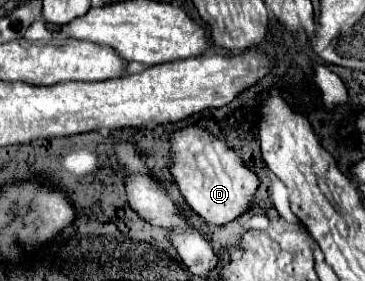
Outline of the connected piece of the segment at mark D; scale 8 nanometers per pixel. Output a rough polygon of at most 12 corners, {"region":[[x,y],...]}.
{"region":[[204,129],[172,135],[170,173],[200,217],[224,225],[258,177]]}

